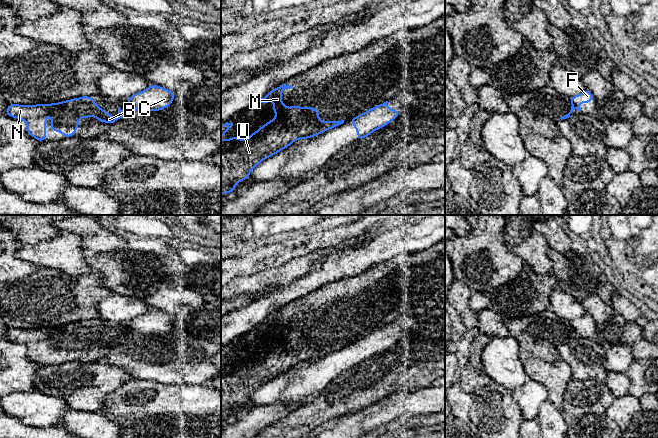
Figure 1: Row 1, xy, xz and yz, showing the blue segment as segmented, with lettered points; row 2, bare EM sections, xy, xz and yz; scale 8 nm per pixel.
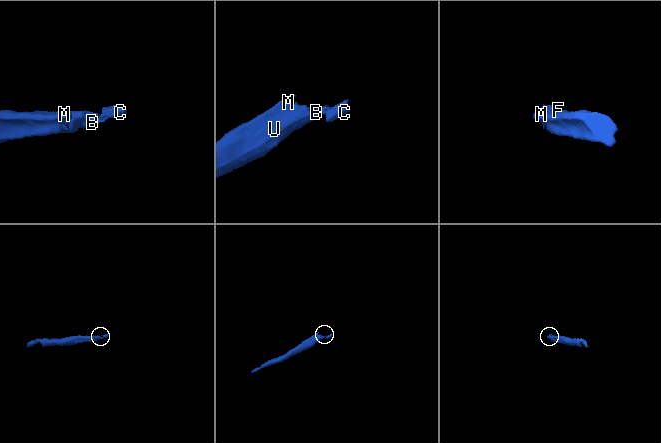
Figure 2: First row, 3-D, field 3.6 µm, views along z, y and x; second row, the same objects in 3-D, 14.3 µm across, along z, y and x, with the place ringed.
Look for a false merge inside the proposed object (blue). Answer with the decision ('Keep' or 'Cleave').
Cleave

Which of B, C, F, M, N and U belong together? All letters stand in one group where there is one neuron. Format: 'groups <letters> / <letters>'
groups B M N U / C F

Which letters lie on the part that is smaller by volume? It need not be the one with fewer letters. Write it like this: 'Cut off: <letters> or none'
Cut off: C, F

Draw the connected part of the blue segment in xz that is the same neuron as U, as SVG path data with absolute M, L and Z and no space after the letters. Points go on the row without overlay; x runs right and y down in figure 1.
M282 308L259 324L260 327L268 327L269 325L274 327L272 332L276 338L274 343L265 347L247 363L230 361L228 364L221 364L221 419L234 415L236 408L248 403L250 396L259 387L289 371L294 365L318 360L344 347L343 343L341 345L320 345L320 336L311 330L293 329L287 332L282 327L282 314L291 312L291 309Z

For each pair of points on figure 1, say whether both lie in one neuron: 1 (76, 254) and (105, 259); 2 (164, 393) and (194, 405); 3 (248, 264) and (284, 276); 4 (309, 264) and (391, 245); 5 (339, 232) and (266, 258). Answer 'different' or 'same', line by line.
1: different
2: same
3: different
4: different
5: same

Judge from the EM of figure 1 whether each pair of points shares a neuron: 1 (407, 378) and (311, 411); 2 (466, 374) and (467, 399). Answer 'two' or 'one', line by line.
1: one
2: two

